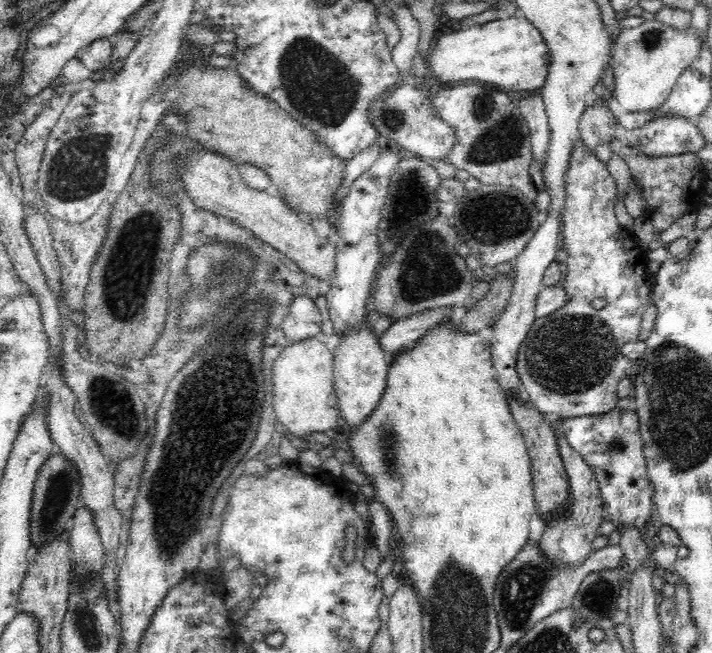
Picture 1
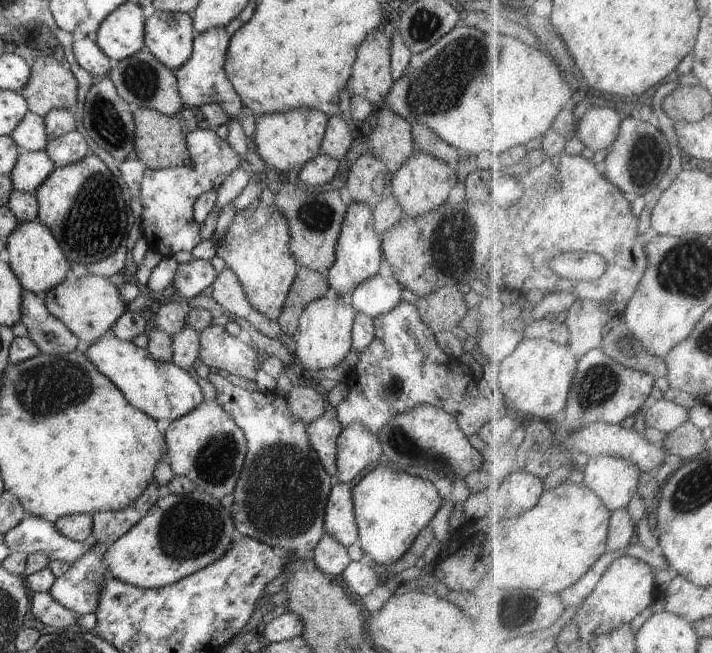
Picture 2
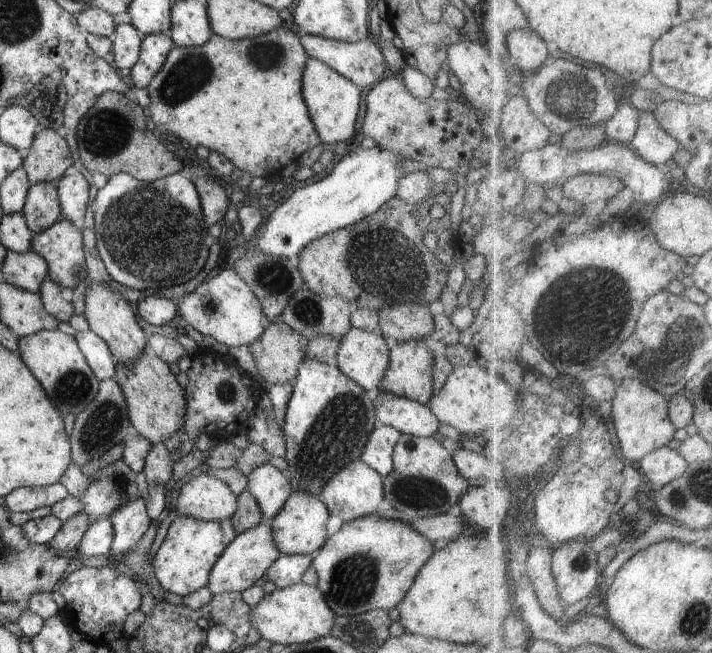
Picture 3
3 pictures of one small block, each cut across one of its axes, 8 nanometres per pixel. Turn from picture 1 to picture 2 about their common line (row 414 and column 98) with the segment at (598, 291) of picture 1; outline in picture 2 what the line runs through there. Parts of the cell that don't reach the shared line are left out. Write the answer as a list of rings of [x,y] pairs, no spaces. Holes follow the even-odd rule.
[[[92,543],[91,550],[84,553],[77,561],[74,561],[62,576],[55,577],[54,584],[47,590],[56,602],[79,615],[95,611],[101,582],[110,576],[108,567],[102,562],[102,555],[98,555],[95,551],[96,547],[97,545]]]

